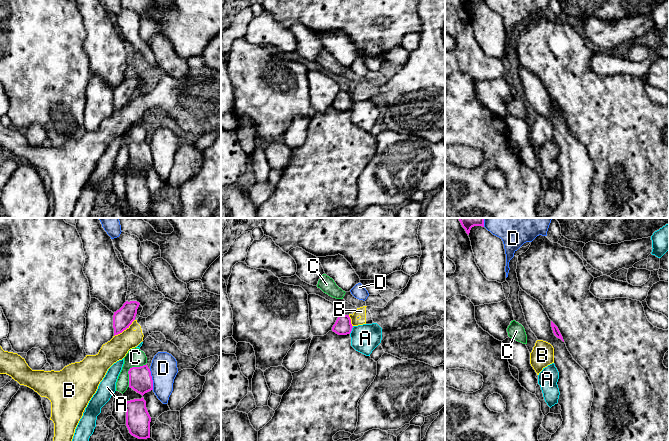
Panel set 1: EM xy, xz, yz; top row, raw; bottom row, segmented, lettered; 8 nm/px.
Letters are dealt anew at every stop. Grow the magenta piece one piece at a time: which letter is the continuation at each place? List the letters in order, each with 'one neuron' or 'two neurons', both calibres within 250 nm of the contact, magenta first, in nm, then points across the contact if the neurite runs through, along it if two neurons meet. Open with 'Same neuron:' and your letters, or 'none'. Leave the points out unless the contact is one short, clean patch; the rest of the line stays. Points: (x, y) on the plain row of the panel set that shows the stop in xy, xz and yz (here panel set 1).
Same neuron: none
A: two neurons | 140/220 nm
B: two neurons | 160/180 nm | along xy (134, 95), (125, 105), (114, 112)
C: two neurons | 190/150 nm
D: two neurons | 190/220 nm

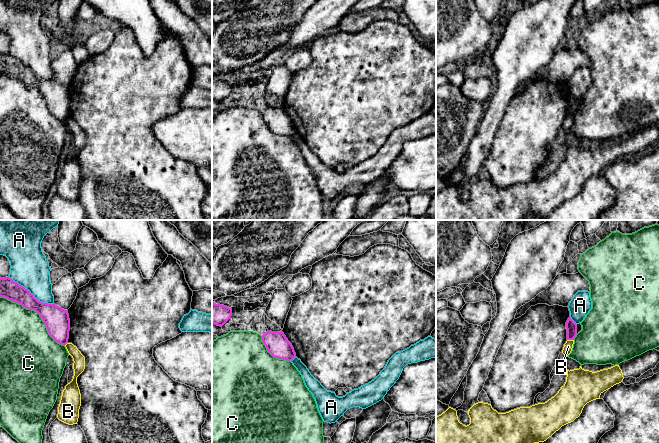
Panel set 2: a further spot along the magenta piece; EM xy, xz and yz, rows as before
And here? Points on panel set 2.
Same neuron: none
A: two neurons | 180/300 nm
B: two neurons | 90/70 nm | along yz (567, 115), (573, 116)
C: two neurons | 200/400 nm

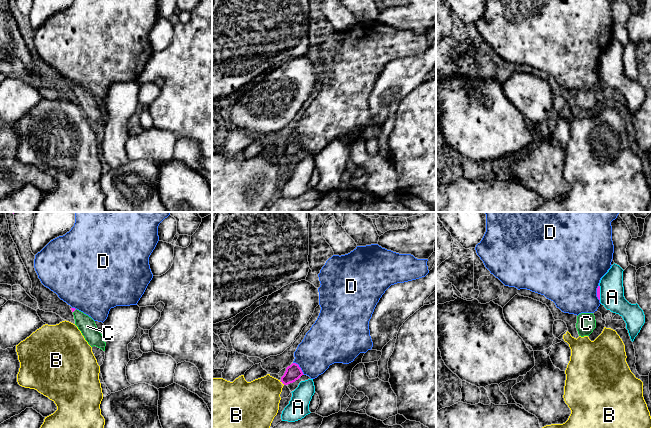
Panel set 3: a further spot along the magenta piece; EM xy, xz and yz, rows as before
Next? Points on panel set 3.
Same neuron: C
A: two neurons | 30/190 nm
B: two neurons | 130/340 nm
C: one neuron | 30/140 nm | across xy (73, 85), (74, 86), (87, 102)
D: two neurons | 130/320 nm

